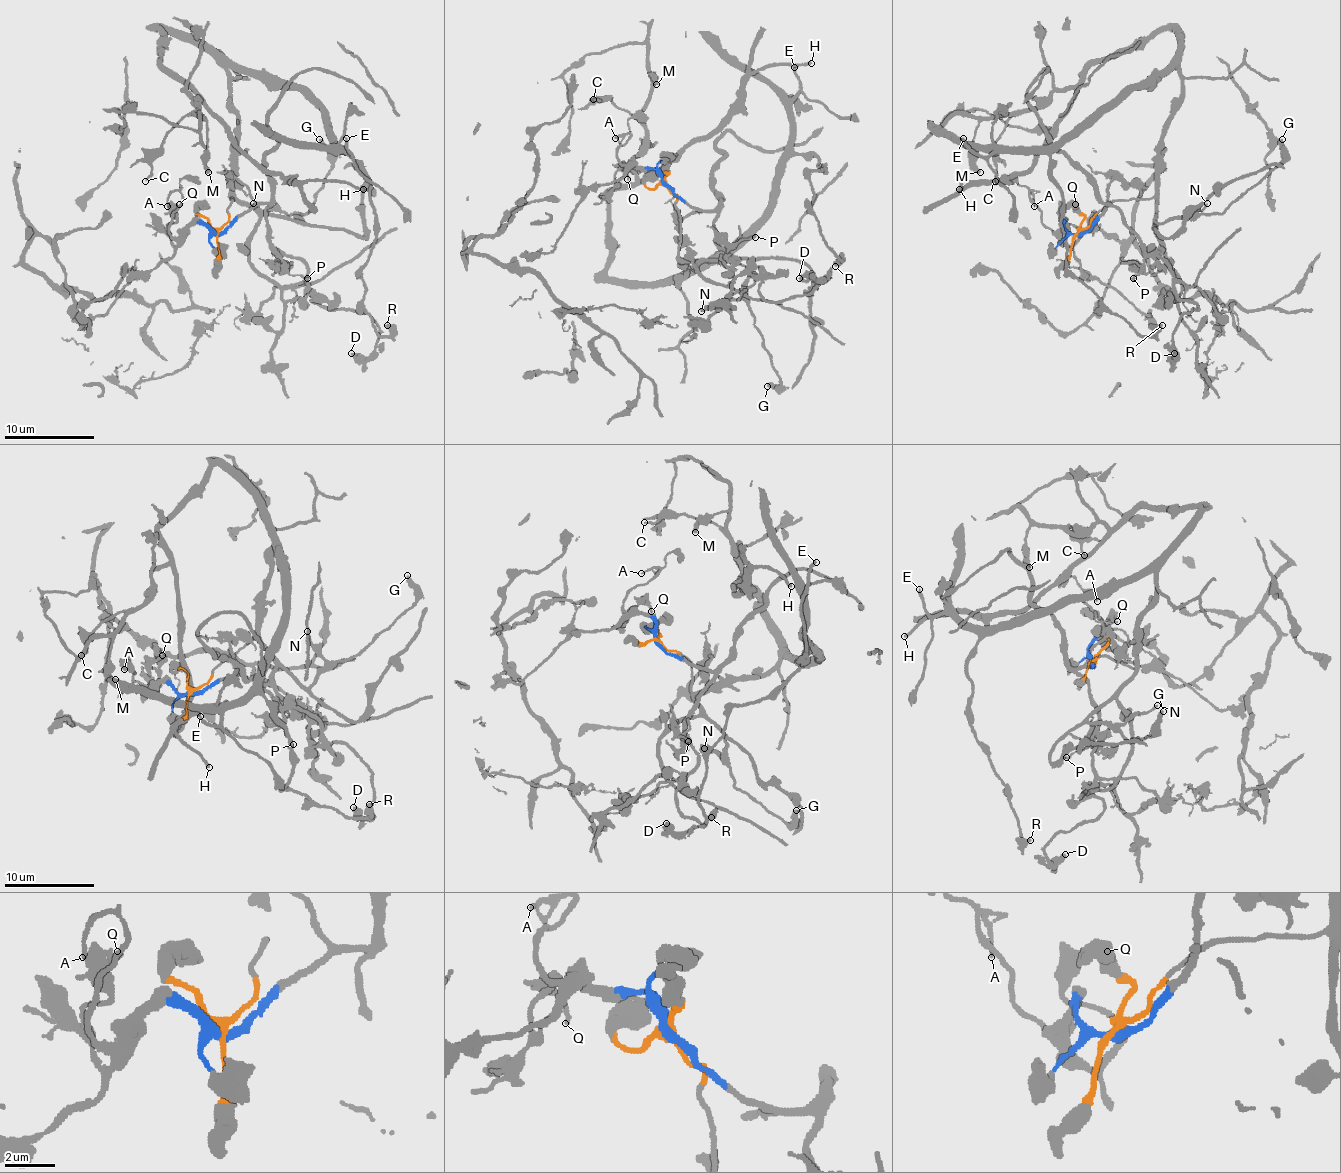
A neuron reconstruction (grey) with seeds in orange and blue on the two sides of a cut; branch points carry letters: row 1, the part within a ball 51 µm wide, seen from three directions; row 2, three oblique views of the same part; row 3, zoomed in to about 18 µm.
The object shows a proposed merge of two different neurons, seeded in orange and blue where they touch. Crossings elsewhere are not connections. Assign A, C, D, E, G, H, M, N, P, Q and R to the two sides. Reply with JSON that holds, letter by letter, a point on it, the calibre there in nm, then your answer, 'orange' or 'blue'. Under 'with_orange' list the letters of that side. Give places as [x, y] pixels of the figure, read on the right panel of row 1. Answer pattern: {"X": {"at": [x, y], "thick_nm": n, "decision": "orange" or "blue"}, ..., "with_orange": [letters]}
{"A": {"at": [1034, 206], "thick_nm": 120, "decision": "blue"}, "C": {"at": [995, 181], "thick_nm": 180, "decision": "orange"}, "D": {"at": [1174, 353], "thick_nm": 320, "decision": "blue"}, "E": {"at": [963, 138], "thick_nm": 280, "decision": "orange"}, "G": {"at": [1282, 139], "thick_nm": 360, "decision": "orange"}, "H": {"at": [959, 189], "thick_nm": 240, "decision": "orange"}, "M": {"at": [980, 172], "thick_nm": 360, "decision": "orange"}, "N": {"at": [1207, 203], "thick_nm": 170, "decision": "orange"}, "P": {"at": [1133, 278], "thick_nm": 180, "decision": "blue"}, "Q": {"at": [1075, 204], "thick_nm": 150, "decision": "blue"}, "R": {"at": [1162, 325], "thick_nm": 440, "decision": "orange"}, "with_orange": ["C", "E", "G", "H", "M", "N", "R"]}

